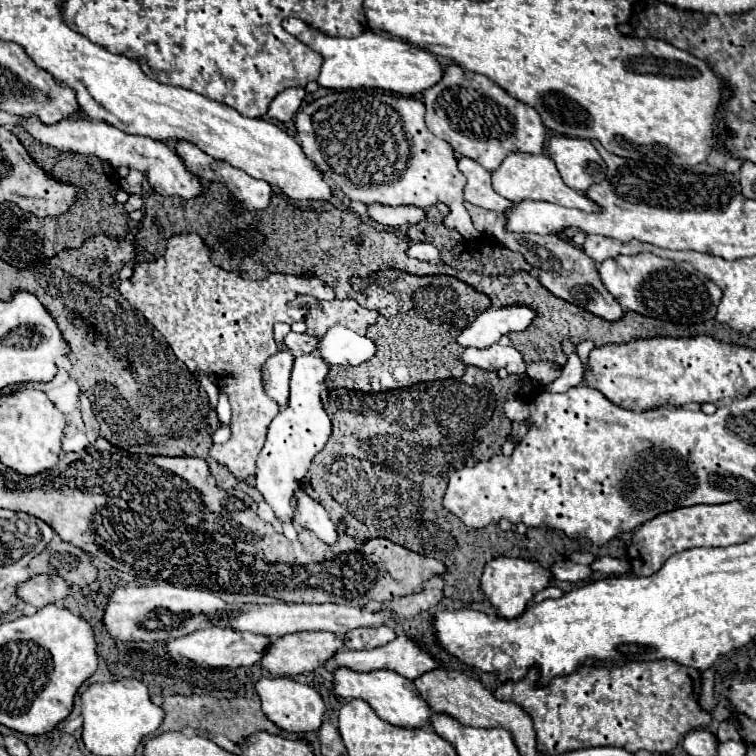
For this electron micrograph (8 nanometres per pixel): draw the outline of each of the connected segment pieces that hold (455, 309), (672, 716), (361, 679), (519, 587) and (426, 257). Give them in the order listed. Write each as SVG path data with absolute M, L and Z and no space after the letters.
M383 269L367 279L353 277L351 285L355 291L363 291L365 285L381 283L381 287L399 299L397 317L385 319L385 323L375 323L367 329L369 337L375 337L377 355L358 366L331 366L325 379L327 389L351 389L363 393L383 393L391 389L411 387L417 383L427 383L435 379L461 377L465 373L463 361L459 361L465 351L457 343L457 335L475 317L491 305L485 293L475 291L471 285L449 275L411 275L399 269Z
M629 661L623 667L607 665L581 665L575 673L553 677L547 685L541 683L539 669L529 669L529 673L515 681L507 681L495 689L495 699L513 701L521 705L531 717L537 733L537 751L541 755L563 755L571 749L617 745L629 753L641 749L651 753L667 753L677 747L677 743L691 731L709 725L711 715L699 705L701 693L701 673L697 669L679 665L677 661Z
M339 667L333 671L333 693L339 697L345 697L345 699L367 701L381 719L385 719L393 725L399 725L399 727L423 727L431 719L429 707L419 697L413 681L409 681L389 669L377 669L371 673L355 673L353 669Z
M497 557L485 565L483 577L481 577L481 587L489 603L493 605L495 613L499 617L519 617L523 609L531 603L533 595L553 583L553 573L551 569L541 567L539 561L535 559L523 559L523 557Z
M419 241L419 243L411 243L407 249L409 257L415 257L419 261L439 261L439 251L433 243L427 241Z

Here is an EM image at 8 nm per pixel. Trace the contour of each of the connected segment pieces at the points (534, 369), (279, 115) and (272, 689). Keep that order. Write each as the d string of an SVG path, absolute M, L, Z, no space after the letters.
M537 361L537 363L527 365L527 375L535 383L547 385L547 383L551 383L551 381L555 381L559 377L559 367L555 363L549 363L549 361Z
M295 87L295 89L285 89L281 91L273 103L269 105L269 117L271 119L279 119L279 121L291 121L301 105L305 97L305 89L303 87Z
M261 677L255 683L255 691L261 699L263 705L263 713L281 729L291 731L291 733L303 733L303 731L317 731L321 721L323 721L323 713L325 713L325 705L321 695L303 683L293 681L291 677Z

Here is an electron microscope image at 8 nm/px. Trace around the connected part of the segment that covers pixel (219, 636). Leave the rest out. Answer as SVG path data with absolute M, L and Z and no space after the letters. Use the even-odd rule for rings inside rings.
M207 627L207 629L191 633L191 635L169 641L167 655L171 659L185 657L203 667L241 667L241 665L259 663L263 659L263 653L269 643L271 643L271 639L263 637L263 635L241 633L237 629L227 629L227 627Z

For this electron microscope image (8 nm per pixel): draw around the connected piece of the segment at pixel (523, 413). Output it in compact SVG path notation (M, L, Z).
M519 399L507 401L503 407L505 407L505 413L507 413L507 417L509 417L511 421L525 421L525 419L529 417L527 405L525 405L523 401L519 401Z

